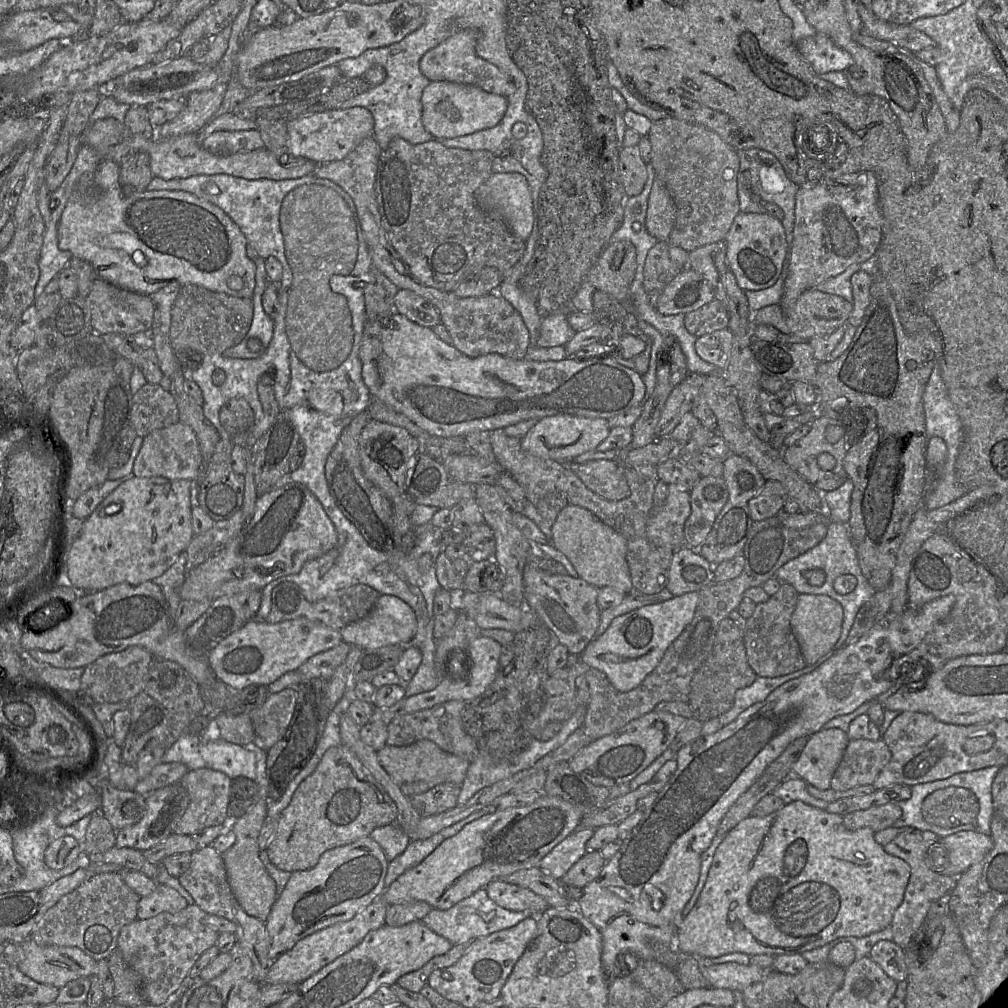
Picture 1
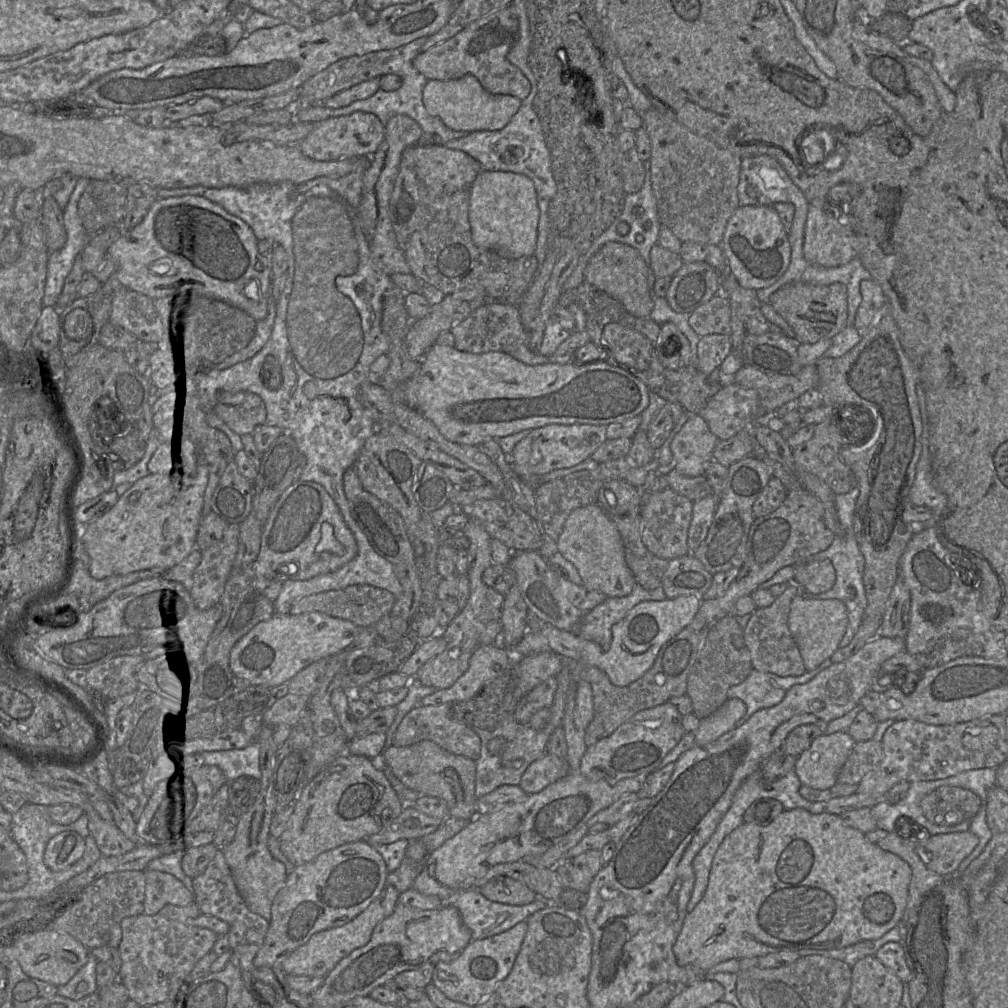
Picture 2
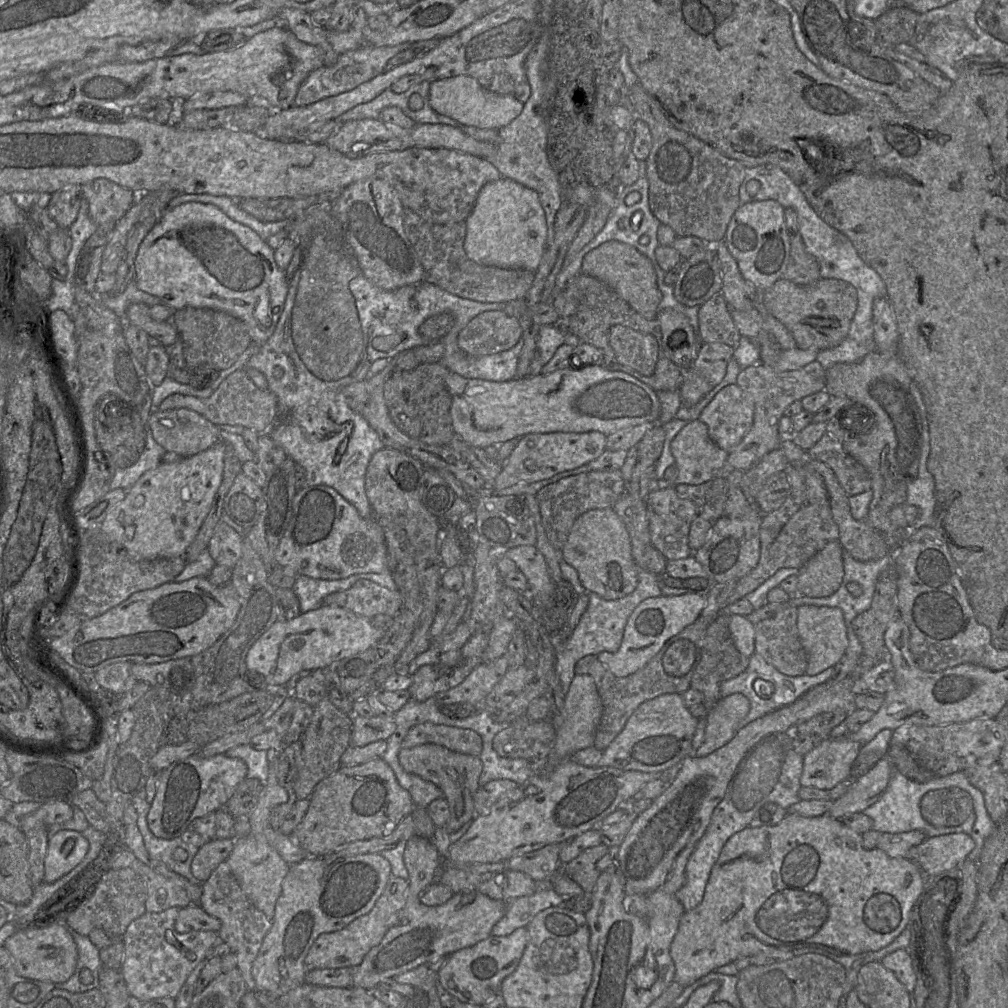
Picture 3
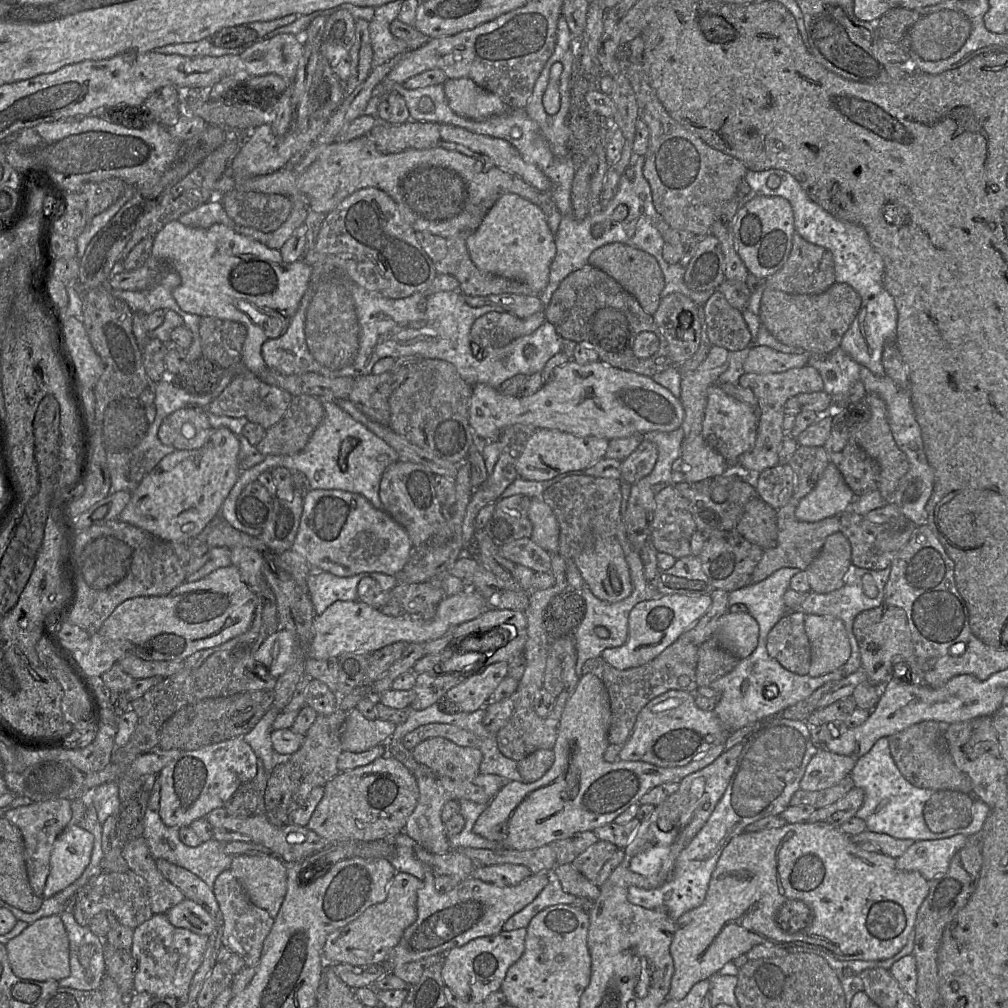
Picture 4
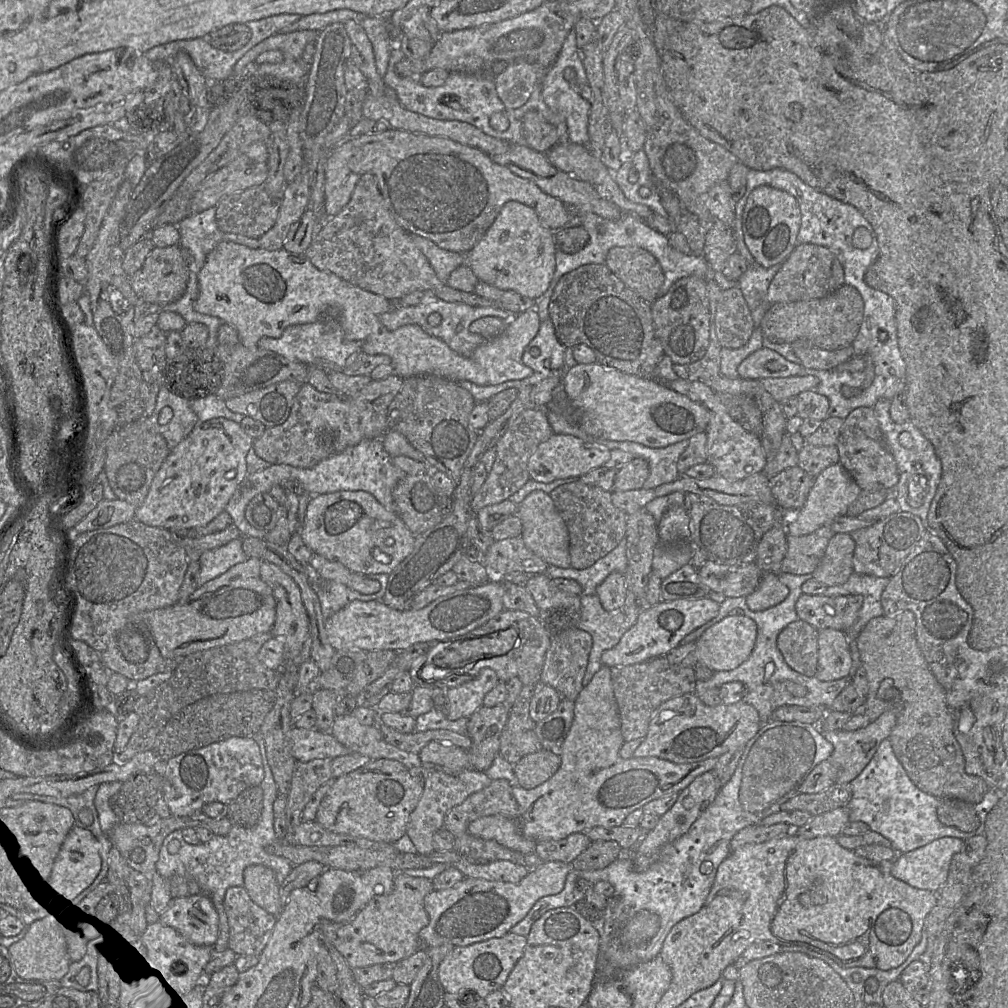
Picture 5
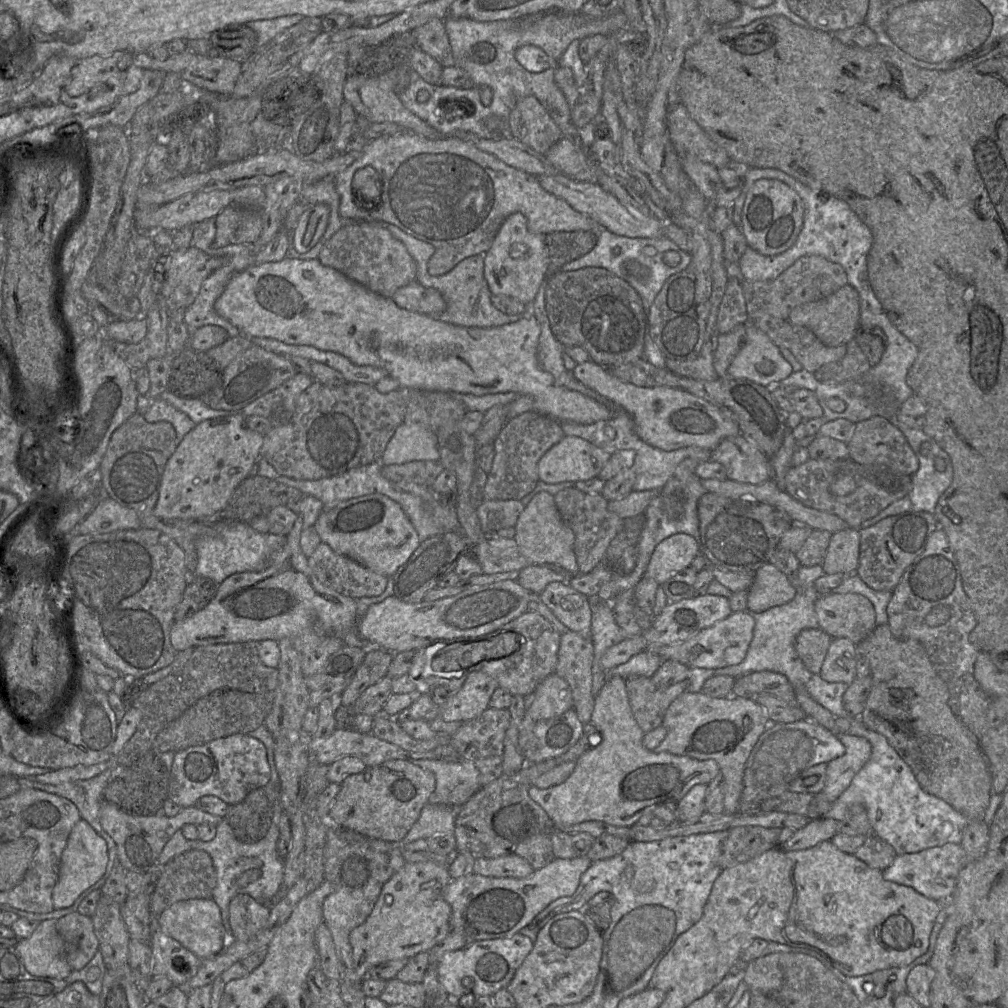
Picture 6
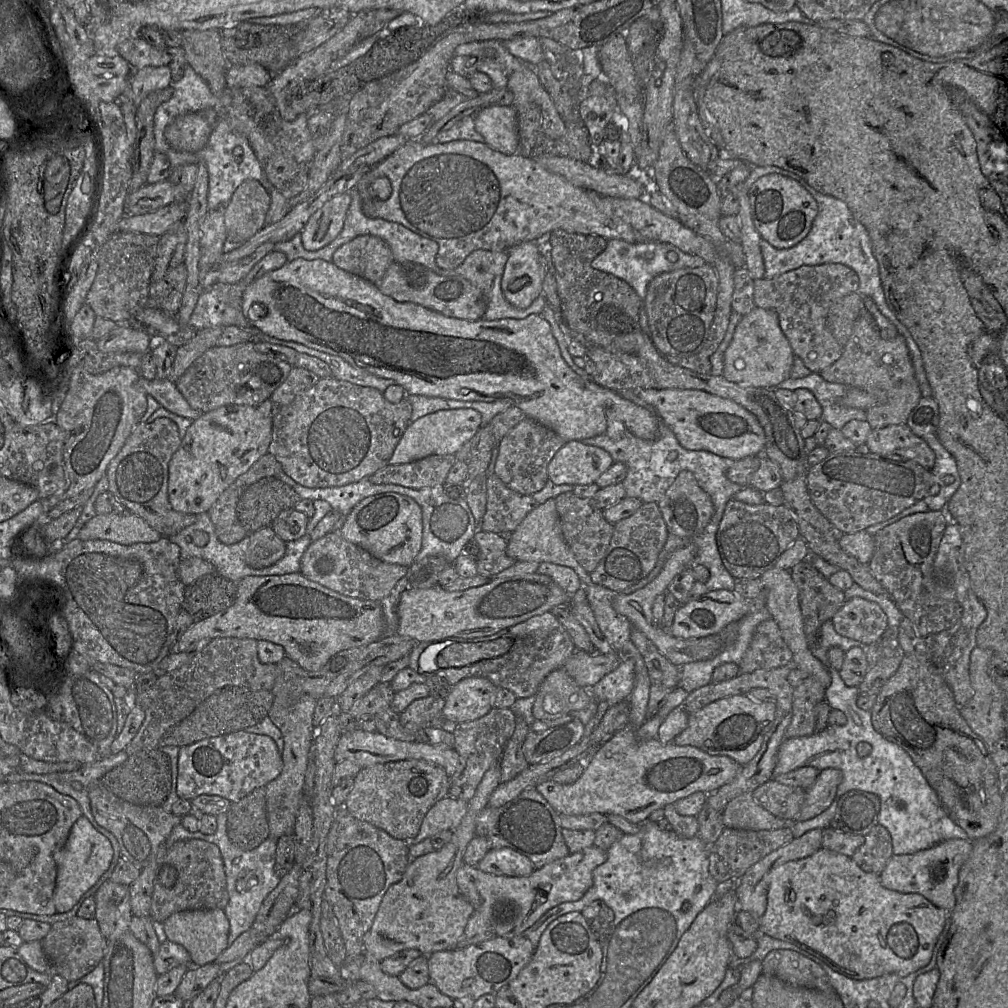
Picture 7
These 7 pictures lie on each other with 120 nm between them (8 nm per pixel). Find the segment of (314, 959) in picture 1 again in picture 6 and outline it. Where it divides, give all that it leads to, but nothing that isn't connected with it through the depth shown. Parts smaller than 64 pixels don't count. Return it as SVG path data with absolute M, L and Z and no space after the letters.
M433 859L423 862L405 862L383 885L379 897L367 919L349 934L352 947L354 982L361 983L373 966L395 959L410 959L420 952L429 950L445 939L451 932L451 907L444 899L444 893L451 882L448 864Z

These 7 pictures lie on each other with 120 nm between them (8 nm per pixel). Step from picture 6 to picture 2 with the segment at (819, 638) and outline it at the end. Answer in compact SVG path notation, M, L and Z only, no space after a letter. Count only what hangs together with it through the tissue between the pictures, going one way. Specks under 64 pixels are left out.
M794 582L786 583L788 583L787 589L779 595L770 606L757 608L752 613L750 620L744 628L745 646L750 651L753 668L762 672L769 672L783 677L800 676L806 672L802 655L789 629L791 604L794 598L800 593L800 587Z

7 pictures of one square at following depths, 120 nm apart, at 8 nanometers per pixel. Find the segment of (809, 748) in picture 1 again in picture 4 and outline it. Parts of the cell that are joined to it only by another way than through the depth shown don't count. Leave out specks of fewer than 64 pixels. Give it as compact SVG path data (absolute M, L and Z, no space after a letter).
M819 749L809 761L799 783L799 789L818 791L838 784L850 773L856 763L855 758Z

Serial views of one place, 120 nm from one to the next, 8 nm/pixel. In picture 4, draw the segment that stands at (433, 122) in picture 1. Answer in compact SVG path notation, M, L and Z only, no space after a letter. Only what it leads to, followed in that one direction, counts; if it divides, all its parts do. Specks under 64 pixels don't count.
M447 79L443 87L450 108L462 117L482 120L494 115L503 114L510 110L499 96L481 88L471 79Z

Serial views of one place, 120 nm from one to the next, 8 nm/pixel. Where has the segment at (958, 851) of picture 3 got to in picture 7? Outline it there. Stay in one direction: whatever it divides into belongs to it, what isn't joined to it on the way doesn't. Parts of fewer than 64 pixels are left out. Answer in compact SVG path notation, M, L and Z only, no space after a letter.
M950 839L931 848L912 854L893 855L880 872L881 884L901 893L918 893L935 906L949 911L954 906L954 890L959 871L972 852L973 842L964 839Z

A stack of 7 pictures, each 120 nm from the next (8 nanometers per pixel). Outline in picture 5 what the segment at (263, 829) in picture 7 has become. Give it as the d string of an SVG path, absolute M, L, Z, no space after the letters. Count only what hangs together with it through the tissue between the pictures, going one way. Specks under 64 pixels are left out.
M260 786L241 792L228 805L227 817L232 825L254 827L260 820L263 809L263 790Z

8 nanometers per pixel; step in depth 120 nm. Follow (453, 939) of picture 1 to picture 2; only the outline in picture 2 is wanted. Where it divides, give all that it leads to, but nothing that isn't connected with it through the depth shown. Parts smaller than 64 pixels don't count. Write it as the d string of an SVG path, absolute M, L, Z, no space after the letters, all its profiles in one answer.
M474 888L458 892L454 899L447 903L458 909L462 922L471 931L473 940L501 934L552 904L538 897L532 903L523 906L502 904L486 899Z

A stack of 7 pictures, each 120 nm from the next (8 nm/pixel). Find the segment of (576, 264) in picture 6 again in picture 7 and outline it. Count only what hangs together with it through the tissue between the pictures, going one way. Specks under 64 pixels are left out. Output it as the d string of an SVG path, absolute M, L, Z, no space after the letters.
M620 239L608 240L606 249L591 262L594 269L612 274L627 282L643 300L649 283L656 276L682 268L697 268L704 264L706 261L702 257L685 253L669 243L645 241L630 244Z

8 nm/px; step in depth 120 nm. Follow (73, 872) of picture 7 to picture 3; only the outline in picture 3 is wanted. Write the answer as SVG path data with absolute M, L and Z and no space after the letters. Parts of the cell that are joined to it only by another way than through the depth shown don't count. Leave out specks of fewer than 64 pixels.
M61 830L55 833L48 841L44 881L54 882L70 872L83 860L88 849L89 842L81 832Z

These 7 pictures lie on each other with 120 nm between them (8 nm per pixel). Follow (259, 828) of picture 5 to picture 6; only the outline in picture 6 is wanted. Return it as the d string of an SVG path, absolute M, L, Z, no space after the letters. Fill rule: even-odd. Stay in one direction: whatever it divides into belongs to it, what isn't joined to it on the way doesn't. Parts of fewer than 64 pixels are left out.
M270 767L270 780L264 787L268 800L271 802L272 822L267 835L257 843L247 844L239 841L233 834L232 829L226 820L222 820L216 826L215 837L210 841L200 839L189 840L184 837L181 829L176 831L171 839L163 847L158 858L158 865L163 867L174 857L189 851L203 850L207 852L212 860L216 871L216 886L212 892L212 900L218 905L221 911L222 921L227 933L228 940L231 939L229 924L229 903L238 893L250 895L254 900L263 905L272 905L276 900L276 893L279 891L284 874L284 861L281 860L276 852L276 843L279 837L278 823L284 812L280 803L280 781L276 768ZM259 868L262 871L261 876L254 882L245 887L239 887L236 879L239 875L250 869Z

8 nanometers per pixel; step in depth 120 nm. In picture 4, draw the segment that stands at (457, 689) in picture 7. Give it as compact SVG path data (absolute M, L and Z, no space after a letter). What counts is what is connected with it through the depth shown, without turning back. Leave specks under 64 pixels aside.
M497 662L482 672L472 674L459 685L449 689L444 698L454 703L461 712L471 713L487 704L499 683L507 676L507 662Z

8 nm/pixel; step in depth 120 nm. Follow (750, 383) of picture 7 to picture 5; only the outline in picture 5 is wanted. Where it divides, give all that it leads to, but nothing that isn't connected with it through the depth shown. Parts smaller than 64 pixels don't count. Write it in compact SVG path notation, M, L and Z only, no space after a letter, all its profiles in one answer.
M761 347L739 364L737 372L740 378L760 380L797 376L801 369L802 365L788 361L774 350Z

